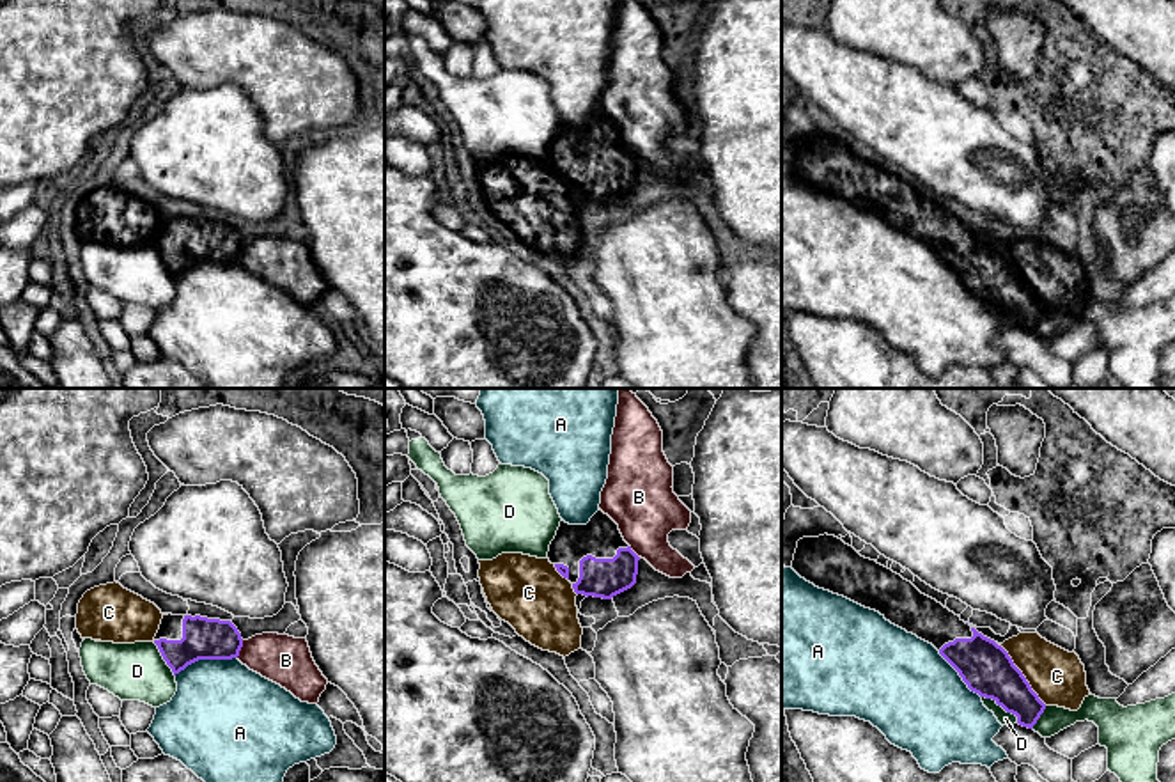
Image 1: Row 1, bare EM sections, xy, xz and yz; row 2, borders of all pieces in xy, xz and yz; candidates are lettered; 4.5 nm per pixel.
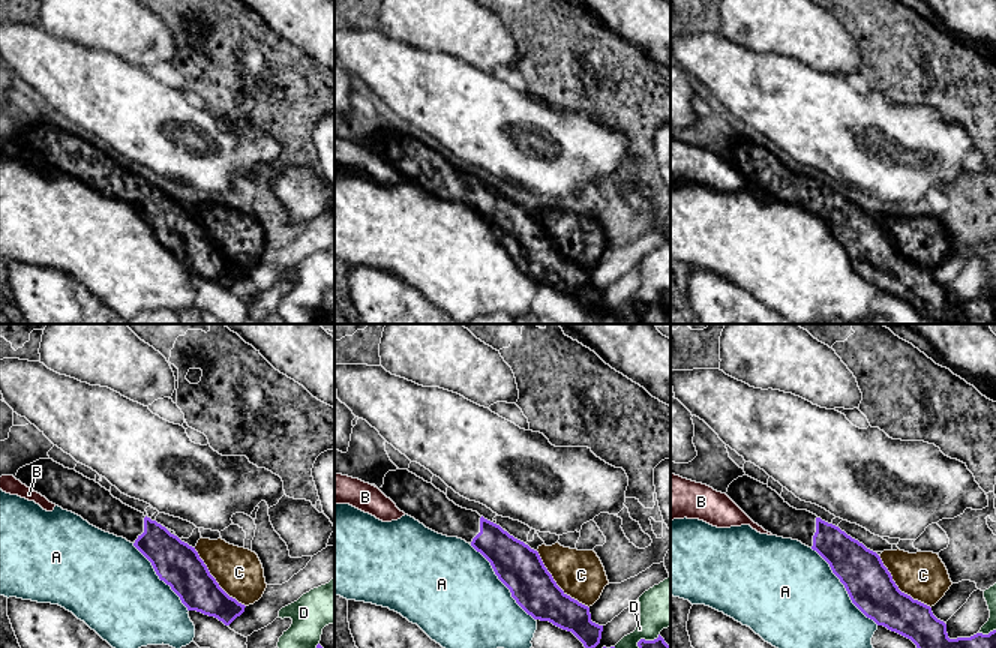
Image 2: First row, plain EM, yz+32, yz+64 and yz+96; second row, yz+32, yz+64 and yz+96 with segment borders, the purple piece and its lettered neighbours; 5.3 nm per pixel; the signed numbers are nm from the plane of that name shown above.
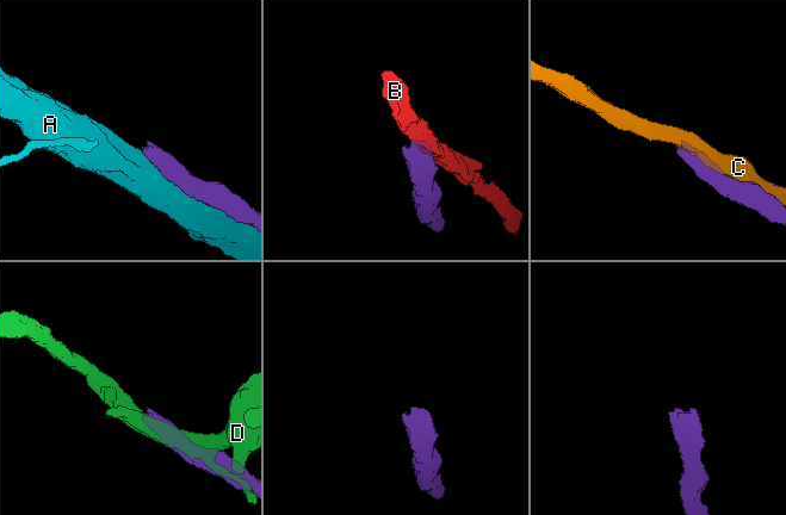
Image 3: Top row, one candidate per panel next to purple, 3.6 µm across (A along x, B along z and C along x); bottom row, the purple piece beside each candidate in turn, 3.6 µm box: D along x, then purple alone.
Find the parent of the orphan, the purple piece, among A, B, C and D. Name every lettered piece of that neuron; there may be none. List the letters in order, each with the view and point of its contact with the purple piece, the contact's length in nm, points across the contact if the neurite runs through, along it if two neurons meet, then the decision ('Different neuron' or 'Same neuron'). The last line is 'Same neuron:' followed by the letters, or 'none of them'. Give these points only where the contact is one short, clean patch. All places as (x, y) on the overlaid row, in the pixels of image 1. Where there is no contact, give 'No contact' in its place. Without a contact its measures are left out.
A: Touches purple at xy (204, 658). Shared border 300 nm. Different neuron
B: Touches purple at xy (240, 649). Shared border 90 nm. Boundary: xy (243, 641), (236, 656). Different neuron
C: Touches purple at yz (1021, 672). Shared border 380 nm. Different neuron
D: Touches purple at yz (1002, 706). Shared border 200 nm. Different neuron
Same neuron: none of them

